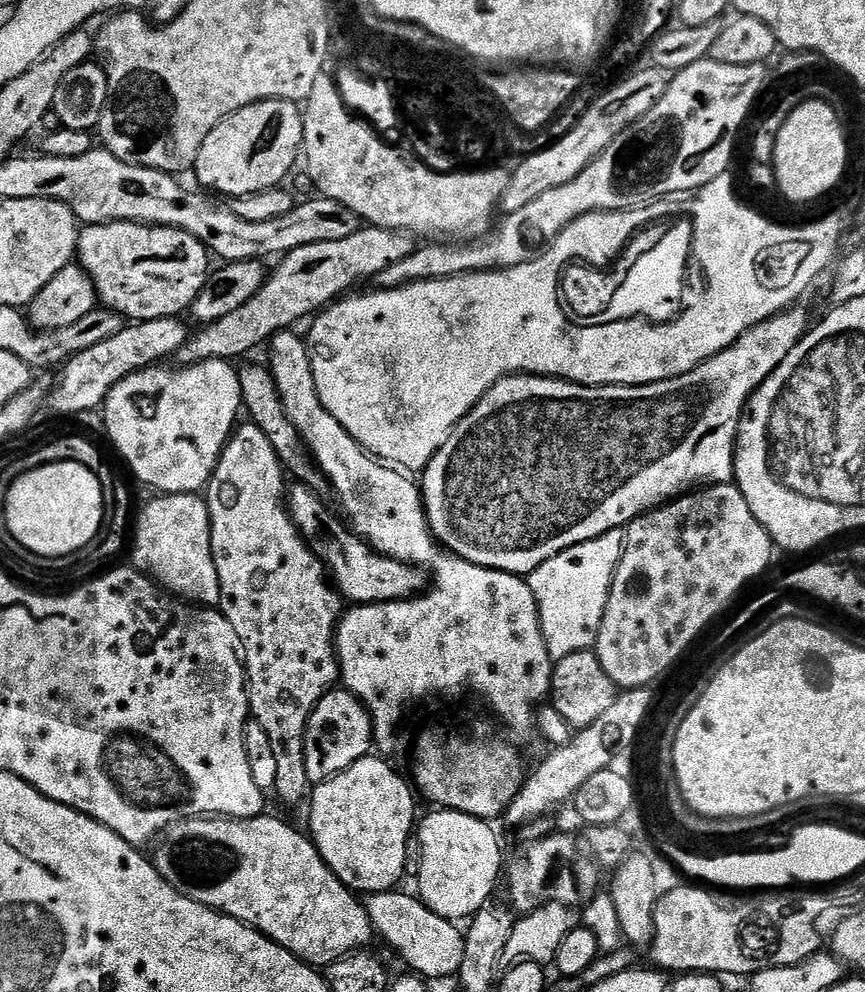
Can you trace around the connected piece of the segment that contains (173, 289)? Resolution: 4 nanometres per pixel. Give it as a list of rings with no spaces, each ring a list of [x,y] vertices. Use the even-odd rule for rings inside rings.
[[[118,222],[117,224],[90,224],[81,227],[78,232],[78,263],[80,267],[87,272],[89,278],[94,282],[99,303],[103,305],[103,307],[111,308],[113,312],[120,313],[121,316],[132,322],[157,320],[158,318],[166,318],[167,316],[176,318],[181,314],[187,313],[189,309],[191,309],[192,304],[198,298],[200,289],[203,288],[210,279],[210,267],[208,268],[208,260],[210,261],[210,253],[208,249],[204,247],[204,243],[198,238],[191,236],[189,232],[183,232],[181,228],[162,228],[150,224]]]

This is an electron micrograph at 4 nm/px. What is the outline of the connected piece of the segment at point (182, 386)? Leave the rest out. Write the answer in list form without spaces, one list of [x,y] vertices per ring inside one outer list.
[[[203,360],[200,364],[180,366],[177,372],[167,372],[164,366],[153,366],[130,374],[122,382],[118,382],[110,390],[110,394],[104,400],[102,413],[104,412],[104,428],[108,431],[110,439],[116,443],[116,448],[128,459],[128,464],[132,467],[132,472],[144,484],[149,484],[160,494],[196,494],[207,485],[212,478],[212,471],[216,469],[216,464],[220,461],[220,454],[224,451],[225,444],[228,443],[234,429],[237,427],[238,419],[236,415],[241,414],[241,393],[240,393],[240,373],[227,360]]]

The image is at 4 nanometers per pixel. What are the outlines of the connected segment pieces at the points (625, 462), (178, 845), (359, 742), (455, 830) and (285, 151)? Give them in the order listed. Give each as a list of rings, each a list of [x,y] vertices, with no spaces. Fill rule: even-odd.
[[[793,306],[770,320],[755,324],[747,332],[743,332],[726,350],[722,350],[717,356],[711,356],[694,370],[653,384],[593,386],[573,384],[571,379],[558,380],[555,376],[513,374],[504,377],[460,419],[456,429],[448,435],[448,440],[436,451],[428,467],[423,469],[422,495],[428,523],[432,527],[432,535],[448,551],[463,560],[469,560],[472,564],[483,568],[497,568],[500,572],[527,574],[543,566],[562,550],[575,544],[586,544],[607,532],[623,529],[637,516],[643,516],[645,512],[659,508],[669,500],[693,491],[697,486],[729,483],[733,479],[736,467],[736,434],[740,430],[740,417],[744,414],[748,399],[756,393],[761,382],[784,361],[786,354],[794,350],[794,346],[802,339],[809,327],[807,314],[800,309],[800,306]]]
[[[261,814],[252,820],[197,818],[171,825],[155,845],[158,874],[174,891],[215,912],[241,920],[281,944],[287,952],[293,952],[305,964],[327,966],[357,950],[367,949],[374,940],[374,929],[357,893],[328,869],[328,863],[305,833],[303,836],[286,821],[268,815]]]
[[[347,690],[327,692],[312,711],[304,735],[306,774],[313,785],[322,784],[331,776],[344,772],[354,762],[369,755],[374,744],[372,718],[360,699]]]
[[[432,810],[428,817],[418,824],[418,840],[420,836],[420,892],[419,899],[426,907],[434,910],[453,922],[464,922],[476,915],[489,903],[492,891],[496,888],[496,879],[502,876],[502,860],[500,864],[500,840],[492,829],[491,823],[467,816],[465,812],[451,810]]]
[[[260,100],[257,104],[238,109],[206,134],[194,173],[206,187],[227,198],[255,196],[285,183],[283,180],[295,166],[296,155],[301,155],[303,147],[304,114],[301,105],[290,100]]]

